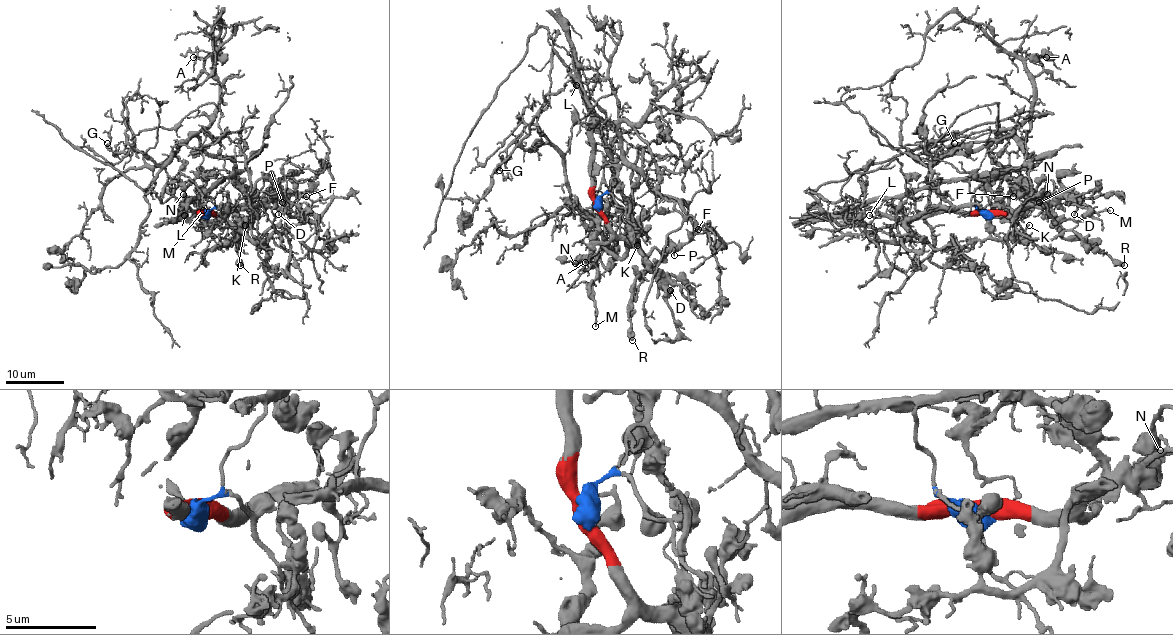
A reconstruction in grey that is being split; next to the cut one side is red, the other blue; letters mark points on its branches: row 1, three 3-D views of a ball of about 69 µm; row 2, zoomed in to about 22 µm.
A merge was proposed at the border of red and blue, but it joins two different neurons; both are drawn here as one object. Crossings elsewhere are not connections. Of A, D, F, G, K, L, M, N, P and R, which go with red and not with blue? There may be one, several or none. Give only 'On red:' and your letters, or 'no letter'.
On red: D, F, K, L, M, N, P, R

